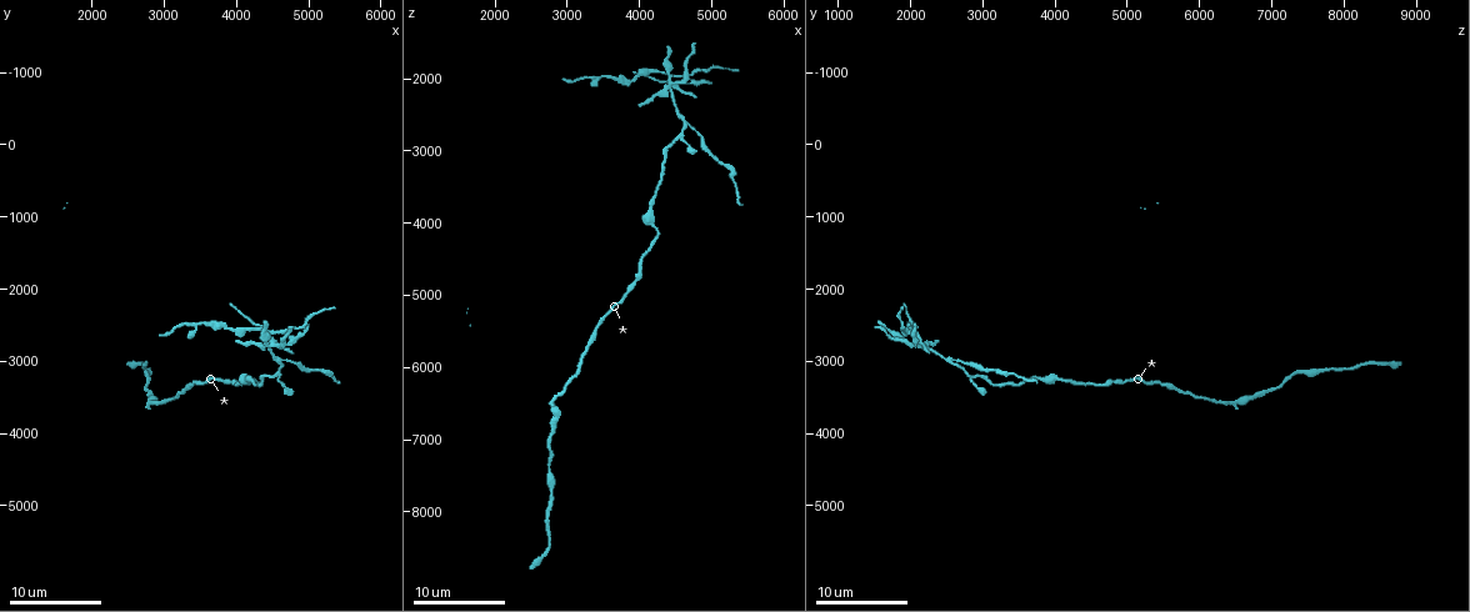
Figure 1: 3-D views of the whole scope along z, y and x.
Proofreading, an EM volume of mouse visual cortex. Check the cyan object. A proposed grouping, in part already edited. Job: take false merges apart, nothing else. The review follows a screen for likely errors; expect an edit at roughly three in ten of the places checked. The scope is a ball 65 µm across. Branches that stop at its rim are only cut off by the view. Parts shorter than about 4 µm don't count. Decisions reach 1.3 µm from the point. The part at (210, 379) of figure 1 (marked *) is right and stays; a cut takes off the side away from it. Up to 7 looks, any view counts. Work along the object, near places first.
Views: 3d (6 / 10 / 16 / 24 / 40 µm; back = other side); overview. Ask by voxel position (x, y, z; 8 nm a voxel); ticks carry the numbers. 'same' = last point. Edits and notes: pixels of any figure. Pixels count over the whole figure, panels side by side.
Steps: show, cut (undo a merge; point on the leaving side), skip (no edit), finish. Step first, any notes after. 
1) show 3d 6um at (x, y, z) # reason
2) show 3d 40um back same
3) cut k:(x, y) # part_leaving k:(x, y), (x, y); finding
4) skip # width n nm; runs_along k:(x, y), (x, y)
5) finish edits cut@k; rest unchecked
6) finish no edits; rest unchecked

show 3d 16um at (2800, 3150, 7650) # thick turns thin

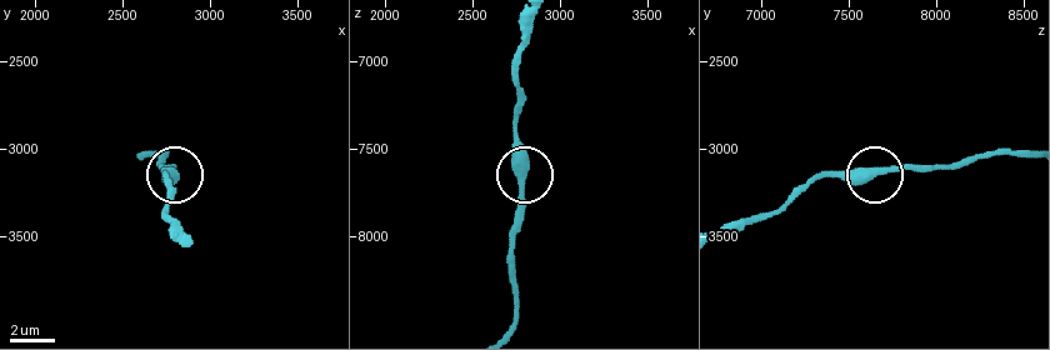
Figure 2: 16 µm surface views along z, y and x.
skip # runs_along 2:(723, 236), (773, 216), (806, 186), (829, 175), (928, 169); one neuron here

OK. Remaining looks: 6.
show 3d 10um at (2850, 3550, 6400) # sudden change in width

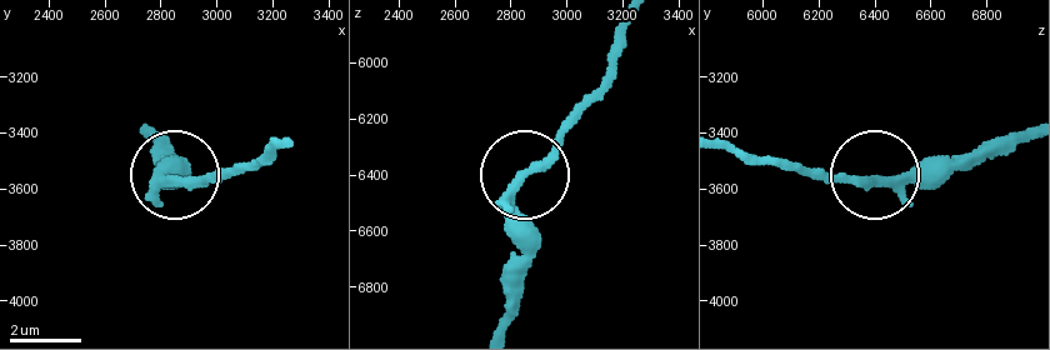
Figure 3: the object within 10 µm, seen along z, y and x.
show 3d 10um back at (2840, 3580, 6420)

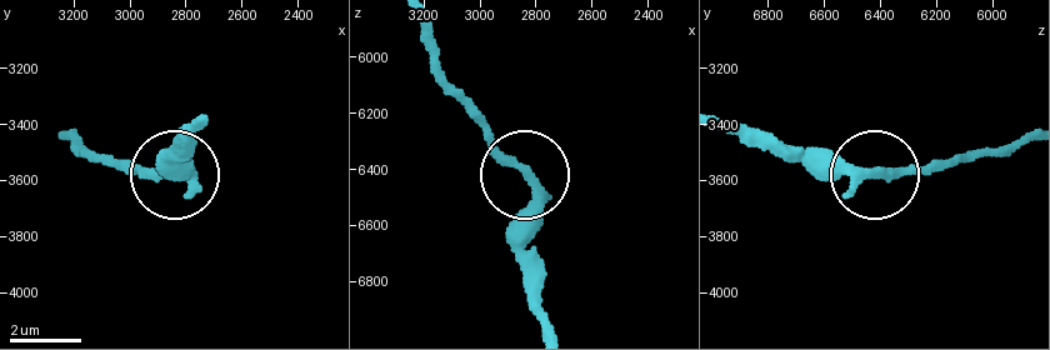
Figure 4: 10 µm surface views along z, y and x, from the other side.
skip # runs_along 4:(420, 24), (435, 78), (528, 185), (531, 264); one neuron here

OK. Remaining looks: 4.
show 3d 16um at (4150, 3250, 3750) # thick turns thin

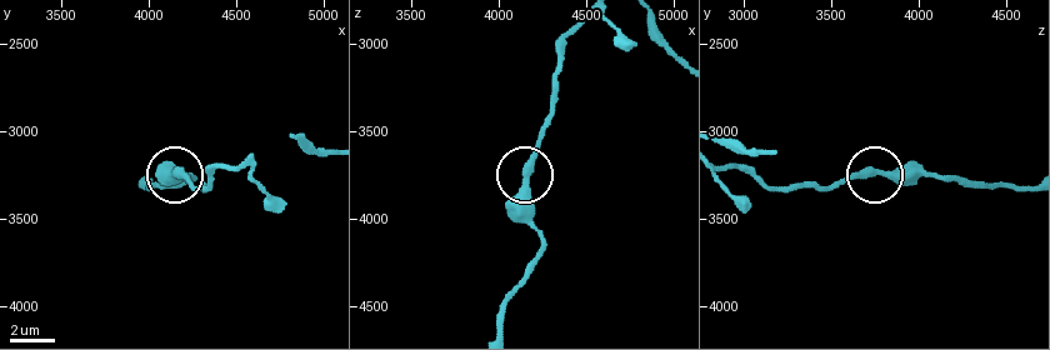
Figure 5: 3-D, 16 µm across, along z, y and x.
skip # runs_along 5:(1024, 185), (963, 185), (923, 174), (868, 174), (830, 189); one neuron here

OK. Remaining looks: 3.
finish no edits; rest unchecked

